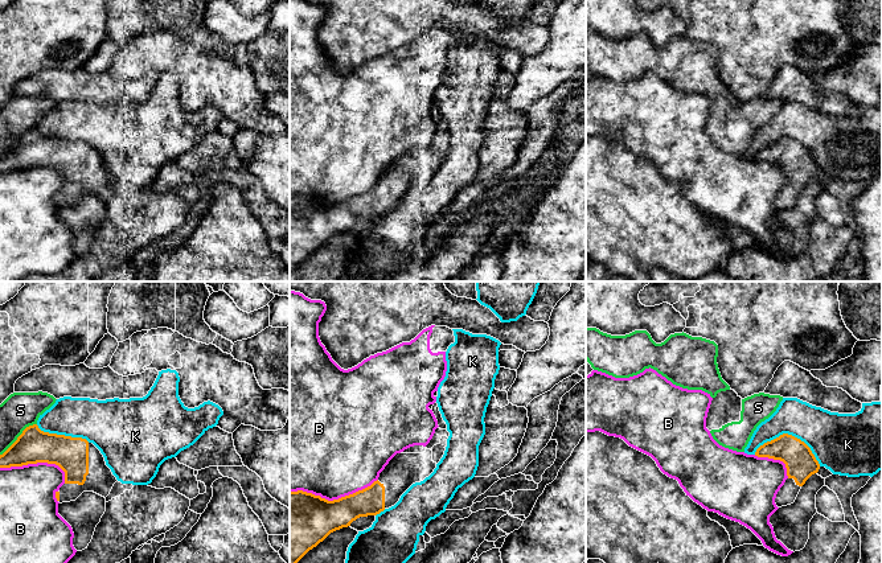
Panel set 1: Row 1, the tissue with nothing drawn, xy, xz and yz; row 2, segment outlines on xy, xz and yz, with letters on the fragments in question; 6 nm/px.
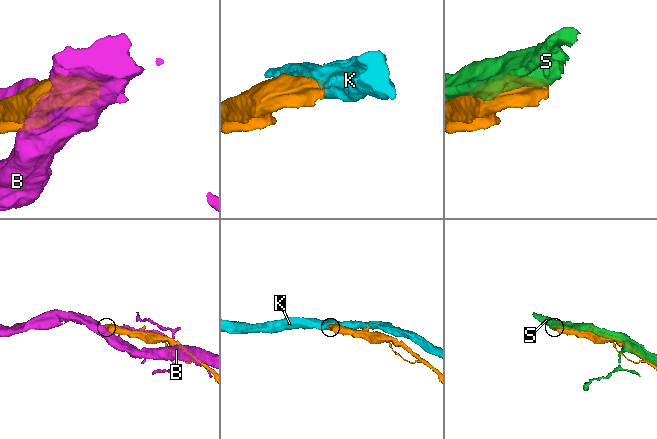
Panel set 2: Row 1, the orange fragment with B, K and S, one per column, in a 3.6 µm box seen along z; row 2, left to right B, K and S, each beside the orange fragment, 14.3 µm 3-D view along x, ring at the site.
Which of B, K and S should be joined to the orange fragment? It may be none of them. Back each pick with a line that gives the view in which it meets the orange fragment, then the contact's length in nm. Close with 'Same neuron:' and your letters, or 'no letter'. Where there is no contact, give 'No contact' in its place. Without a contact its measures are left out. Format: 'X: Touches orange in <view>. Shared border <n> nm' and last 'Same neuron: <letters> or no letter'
Same neuron: no letter

